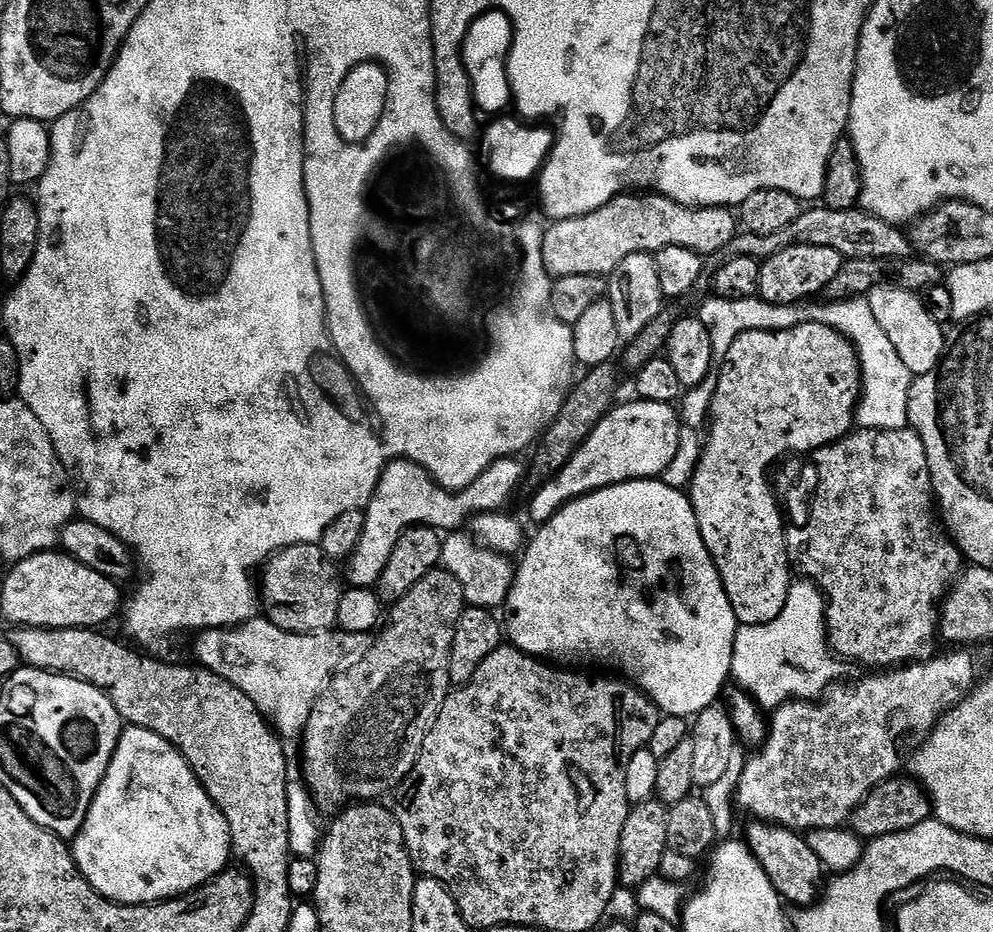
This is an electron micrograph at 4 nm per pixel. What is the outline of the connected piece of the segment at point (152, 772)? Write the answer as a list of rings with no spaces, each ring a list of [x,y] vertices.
[[[128,726],[120,733],[112,764],[100,783],[84,829],[75,837],[74,855],[80,875],[106,899],[116,904],[158,904],[209,884],[229,867],[234,853],[227,818],[209,798],[186,758],[166,738]]]

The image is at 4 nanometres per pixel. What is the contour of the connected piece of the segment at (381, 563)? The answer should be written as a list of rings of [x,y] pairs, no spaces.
[[[516,456],[498,459],[469,487],[456,491],[441,487],[420,464],[412,460],[391,462],[384,468],[375,494],[365,509],[362,538],[348,559],[350,570],[346,572],[346,578],[349,585],[357,588],[375,587],[378,578],[385,572],[386,562],[393,554],[398,538],[408,528],[423,526],[439,532],[459,531],[479,514],[503,511],[527,477],[527,465],[519,460]]]

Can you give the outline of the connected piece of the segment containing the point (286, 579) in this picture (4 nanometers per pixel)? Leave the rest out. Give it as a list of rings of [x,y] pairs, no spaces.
[[[295,544],[289,548],[281,548],[263,565],[262,579],[258,584],[258,596],[262,601],[263,615],[274,626],[287,632],[327,632],[337,627],[338,602],[342,598],[344,588],[342,572],[339,572],[337,561],[330,559],[319,544]]]

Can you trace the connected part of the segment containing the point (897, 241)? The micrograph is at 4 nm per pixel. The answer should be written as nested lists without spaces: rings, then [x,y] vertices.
[[[808,206],[801,211],[798,218],[794,218],[794,222],[790,222],[790,226],[778,230],[778,234],[759,236],[741,231],[732,239],[730,246],[724,248],[723,255],[753,256],[754,259],[763,262],[778,254],[778,250],[786,250],[791,244],[830,246],[830,250],[838,250],[838,254],[845,260],[907,260],[914,252],[913,239],[903,227],[886,222],[859,207],[850,210],[830,210],[823,206]]]

